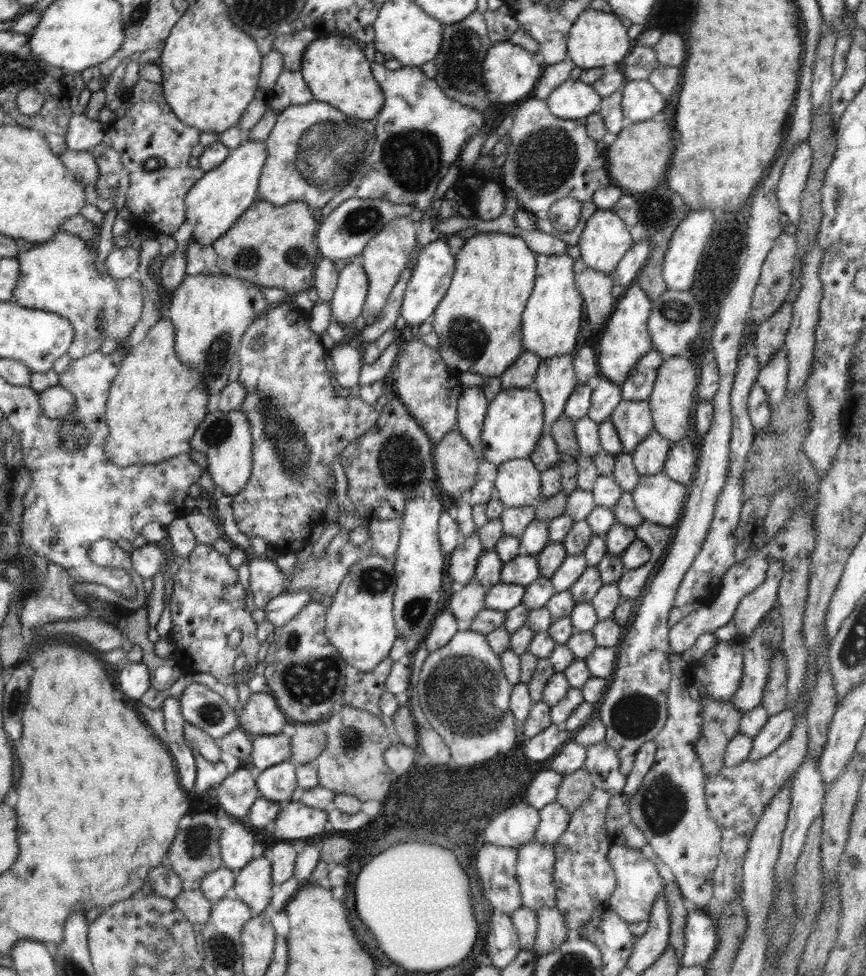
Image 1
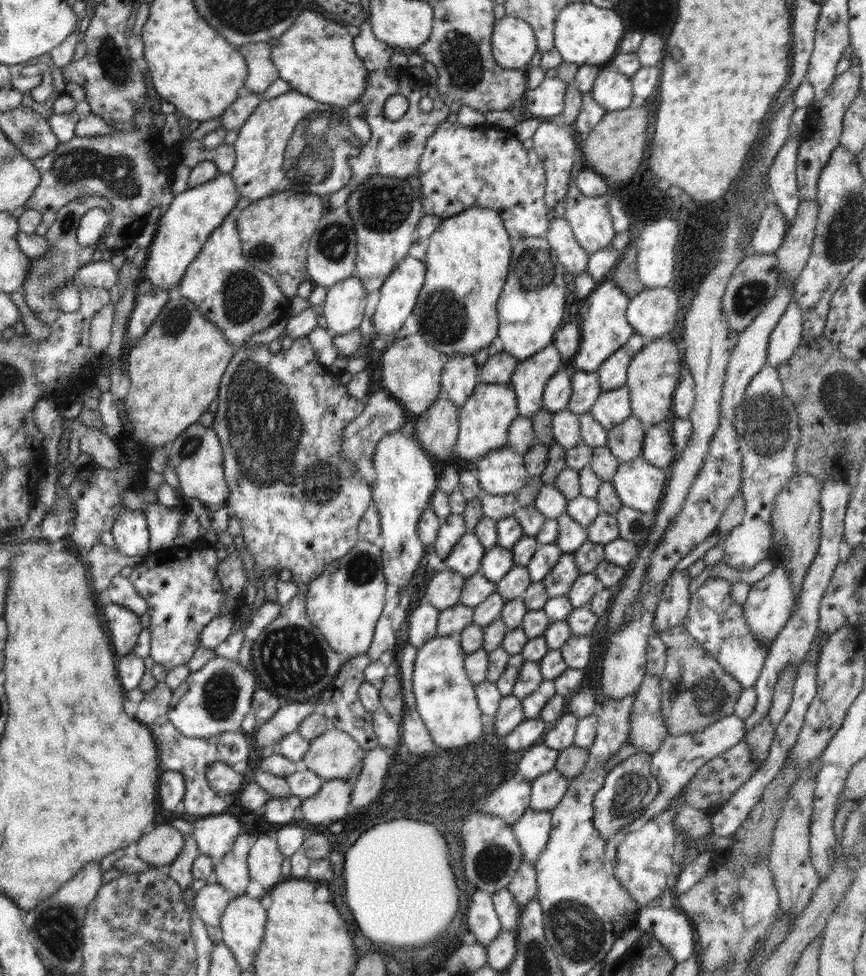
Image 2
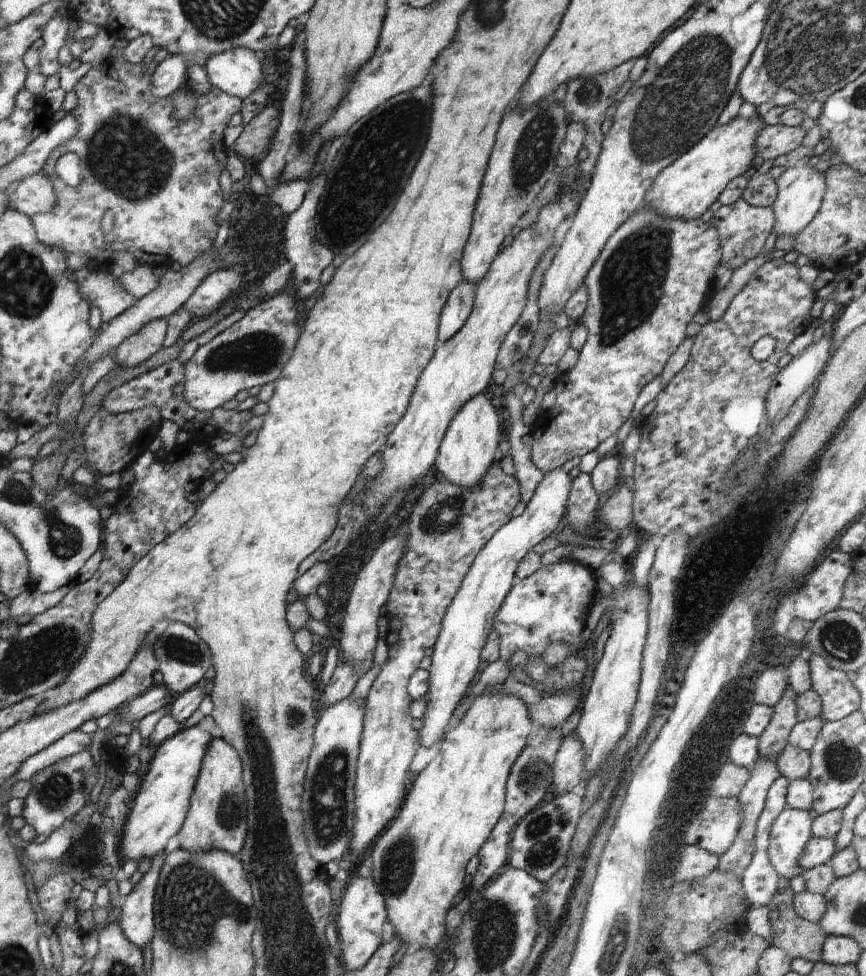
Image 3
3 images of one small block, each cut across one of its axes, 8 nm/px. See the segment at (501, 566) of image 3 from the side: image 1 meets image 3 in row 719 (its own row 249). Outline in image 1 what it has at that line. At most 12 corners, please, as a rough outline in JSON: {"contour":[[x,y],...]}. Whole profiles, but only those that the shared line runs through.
{"contour":[[444,237],[418,253],[401,324],[419,326],[454,276]]}

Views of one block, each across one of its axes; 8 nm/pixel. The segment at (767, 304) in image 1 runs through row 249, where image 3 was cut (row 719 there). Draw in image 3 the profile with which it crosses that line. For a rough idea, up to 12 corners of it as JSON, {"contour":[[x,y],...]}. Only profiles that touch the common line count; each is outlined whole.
{"contour":[[787,685],[758,738],[758,760],[776,762],[798,723],[796,692]]}

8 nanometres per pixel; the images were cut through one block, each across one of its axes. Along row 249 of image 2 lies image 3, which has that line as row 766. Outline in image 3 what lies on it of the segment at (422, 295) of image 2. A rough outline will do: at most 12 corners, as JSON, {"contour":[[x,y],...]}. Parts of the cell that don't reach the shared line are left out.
{"contour":[[475,697],[370,852],[403,951],[435,949],[532,735]]}

